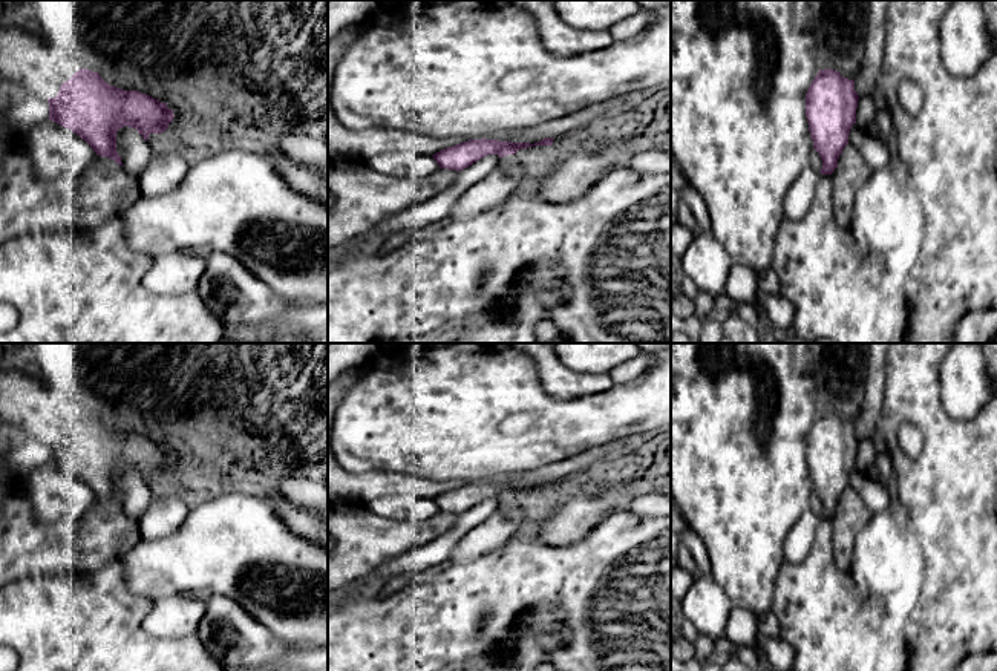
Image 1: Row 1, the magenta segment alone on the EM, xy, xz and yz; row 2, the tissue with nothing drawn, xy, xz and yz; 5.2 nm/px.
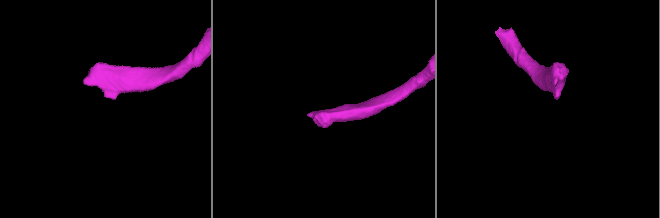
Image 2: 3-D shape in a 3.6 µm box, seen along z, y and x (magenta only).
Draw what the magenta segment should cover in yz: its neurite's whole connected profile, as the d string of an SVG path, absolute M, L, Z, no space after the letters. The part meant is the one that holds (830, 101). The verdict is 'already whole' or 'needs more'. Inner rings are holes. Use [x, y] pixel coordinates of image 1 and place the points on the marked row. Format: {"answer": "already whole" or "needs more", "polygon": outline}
{"answer": "already whole", "polygon": "M819 69L806 93L806 118L813 149L822 161L821 175L832 175L838 167L856 123L858 100L855 81L833 69Z"}

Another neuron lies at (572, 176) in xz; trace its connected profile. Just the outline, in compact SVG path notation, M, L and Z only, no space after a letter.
M629 136L620 144L610 144L596 152L573 152L559 159L530 191L542 201L567 204L580 198L603 175L626 164L633 155Z

